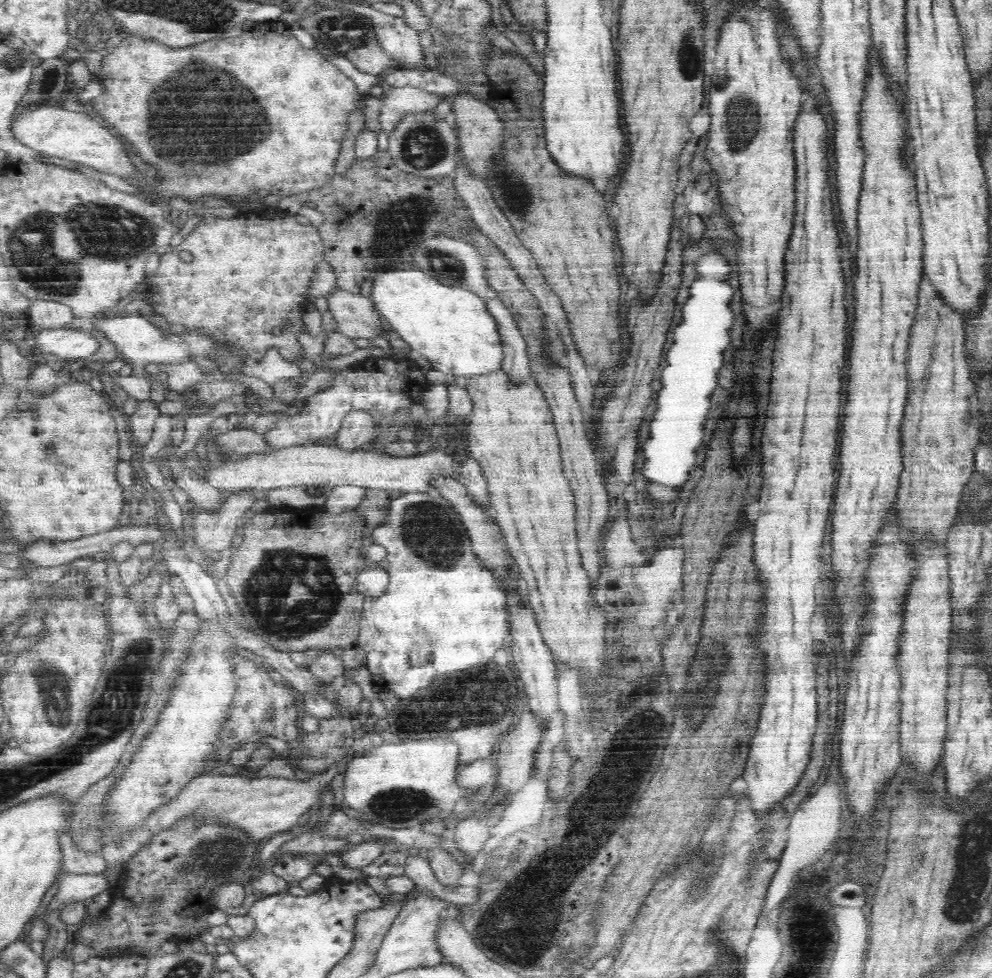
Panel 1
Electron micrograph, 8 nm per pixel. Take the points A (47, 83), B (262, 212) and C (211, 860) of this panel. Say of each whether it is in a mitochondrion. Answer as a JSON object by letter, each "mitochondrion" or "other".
{"A":"mitochondrion","B":"other","C":"mitochondrion"}

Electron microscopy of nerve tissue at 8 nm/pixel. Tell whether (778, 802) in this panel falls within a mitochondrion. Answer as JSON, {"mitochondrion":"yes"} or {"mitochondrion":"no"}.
{"mitochondrion":"no"}

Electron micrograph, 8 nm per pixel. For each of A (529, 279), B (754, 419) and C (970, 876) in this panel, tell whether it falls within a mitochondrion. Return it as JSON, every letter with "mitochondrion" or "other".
{"A":"other","B":"other","C":"mitochondrion"}

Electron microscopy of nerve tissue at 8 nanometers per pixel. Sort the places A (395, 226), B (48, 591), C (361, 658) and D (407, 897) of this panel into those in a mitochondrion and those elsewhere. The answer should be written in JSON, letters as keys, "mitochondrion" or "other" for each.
{"A":"mitochondrion","B":"other","C":"other","D":"other"}

